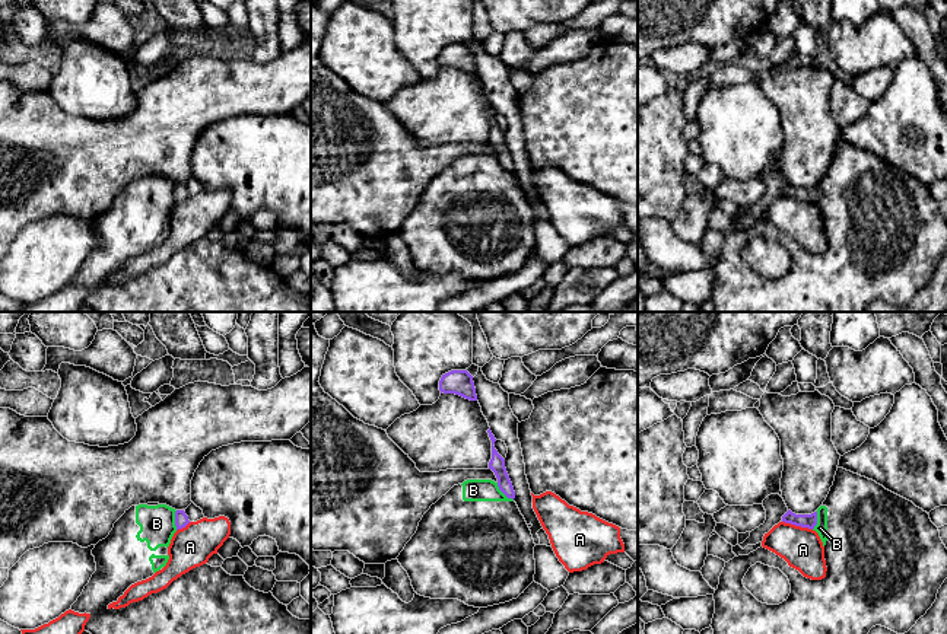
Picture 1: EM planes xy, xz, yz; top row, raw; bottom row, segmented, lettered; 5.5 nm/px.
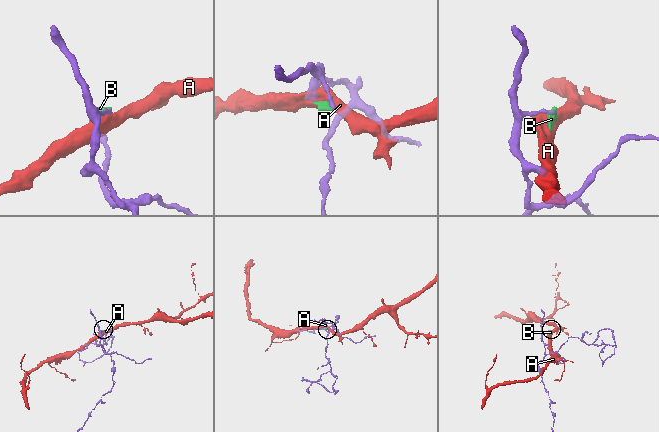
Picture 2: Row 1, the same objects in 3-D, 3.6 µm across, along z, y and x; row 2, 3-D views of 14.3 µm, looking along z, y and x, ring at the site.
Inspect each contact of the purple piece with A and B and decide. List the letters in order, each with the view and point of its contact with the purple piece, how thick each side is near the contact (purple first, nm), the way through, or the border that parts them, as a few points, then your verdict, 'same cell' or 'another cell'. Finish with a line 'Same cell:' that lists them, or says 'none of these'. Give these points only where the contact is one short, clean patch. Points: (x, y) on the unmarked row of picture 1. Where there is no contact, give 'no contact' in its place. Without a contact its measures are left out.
A: contact yz (797, 198); calibres 80 and 220 nm; border yz (782, 194), (812, 203); another cell
B: contact xz (504, 166); calibres 90 and 130 nm; border xz (496, 156), (512, 174); another cell
Same cell: none of these

